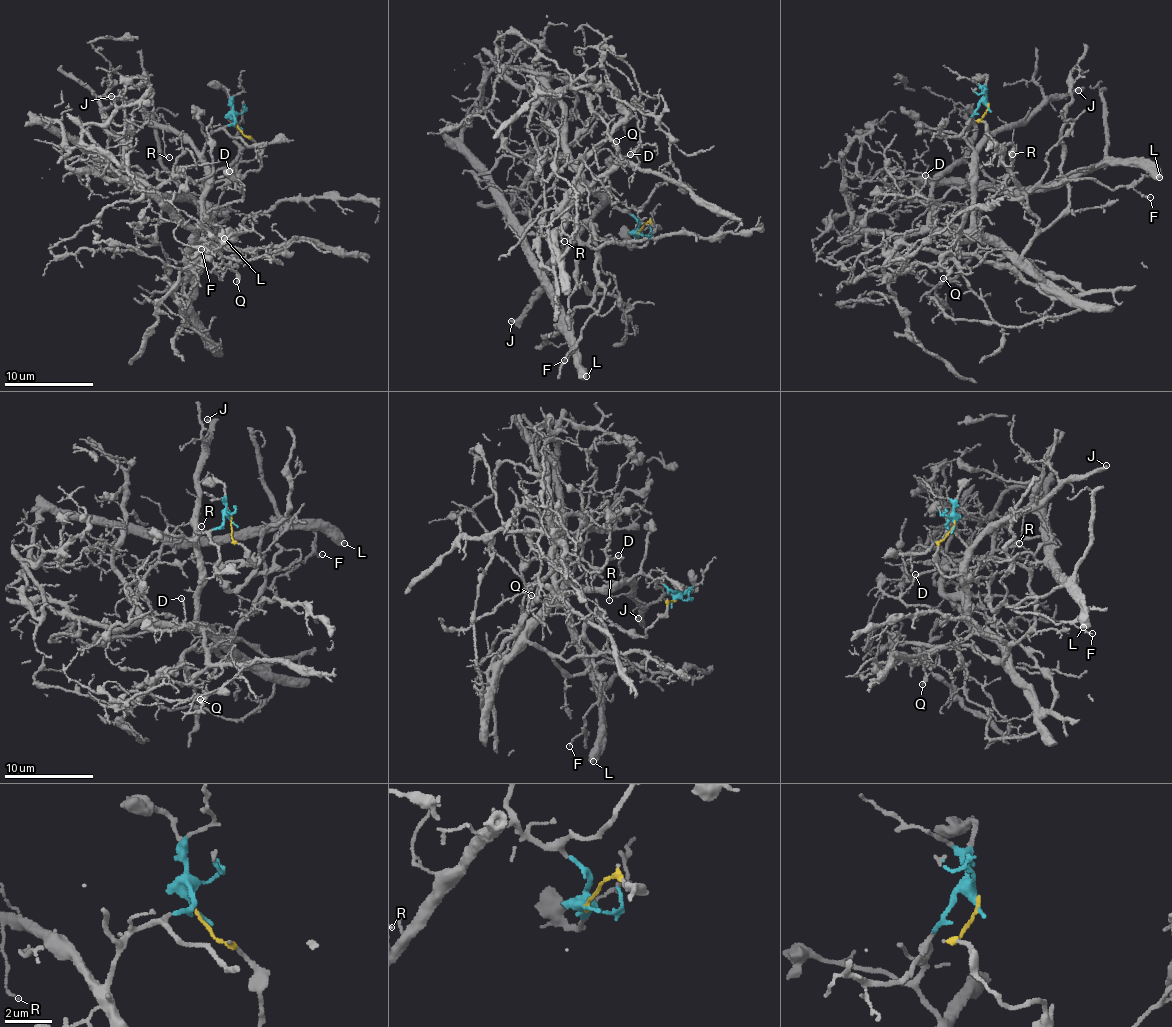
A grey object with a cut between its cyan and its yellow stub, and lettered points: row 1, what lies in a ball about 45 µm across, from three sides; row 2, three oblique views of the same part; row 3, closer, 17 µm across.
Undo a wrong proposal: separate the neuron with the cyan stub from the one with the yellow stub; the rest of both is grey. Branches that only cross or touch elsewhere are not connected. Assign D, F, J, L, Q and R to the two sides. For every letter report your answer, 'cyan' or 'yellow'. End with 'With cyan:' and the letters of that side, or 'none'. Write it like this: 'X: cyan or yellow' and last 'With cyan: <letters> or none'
D: cyan
F: yellow
J: cyan
L: yellow
Q: cyan
R: cyan
With cyan: D, J, Q, R

